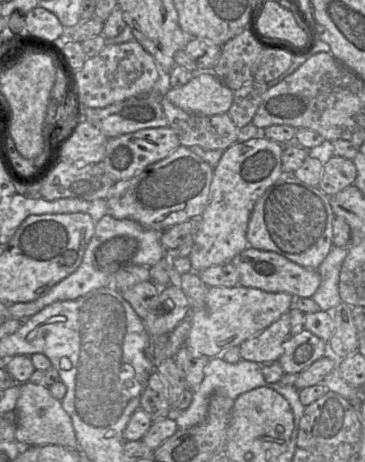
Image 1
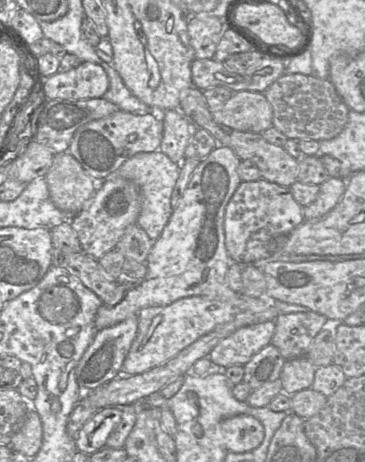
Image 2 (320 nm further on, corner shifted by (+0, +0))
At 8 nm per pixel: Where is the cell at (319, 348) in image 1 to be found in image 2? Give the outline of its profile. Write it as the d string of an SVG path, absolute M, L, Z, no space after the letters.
M269 344L251 360L245 364L243 383L256 390L266 383L280 379L280 374L286 360L282 357L279 350Z

